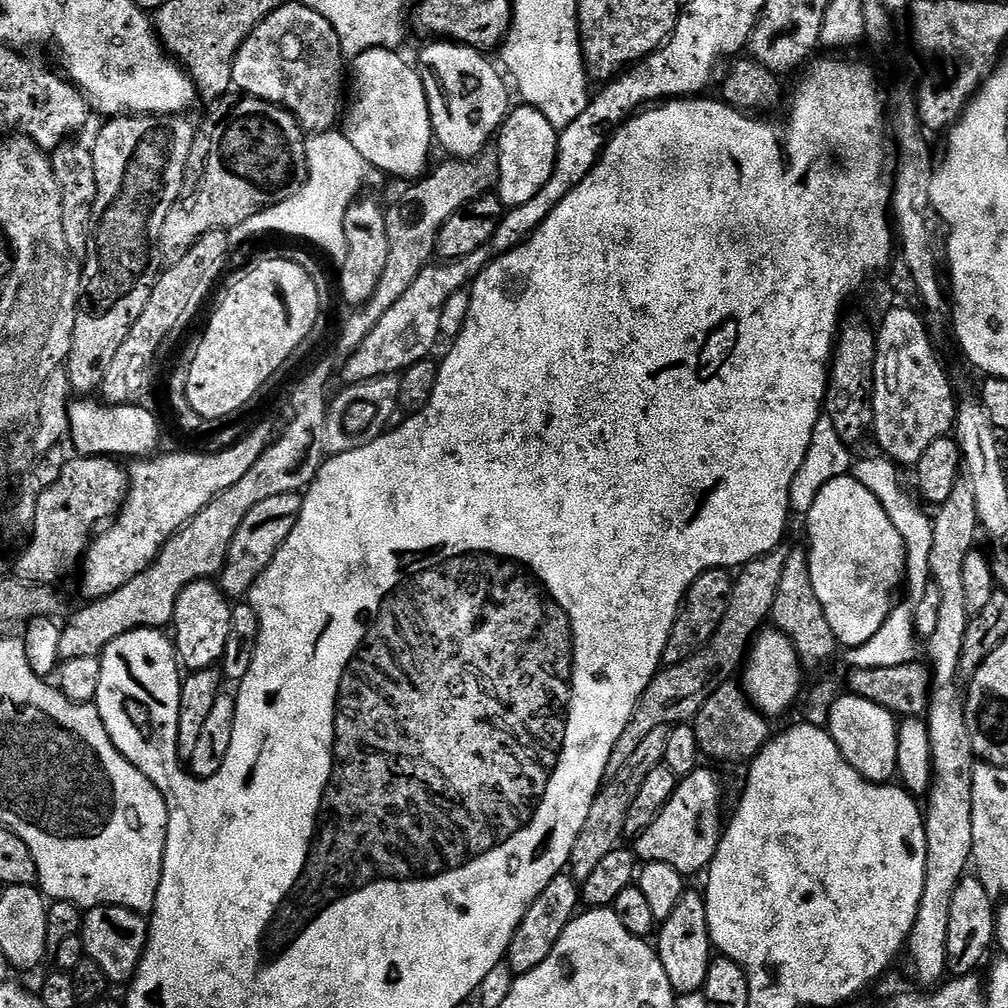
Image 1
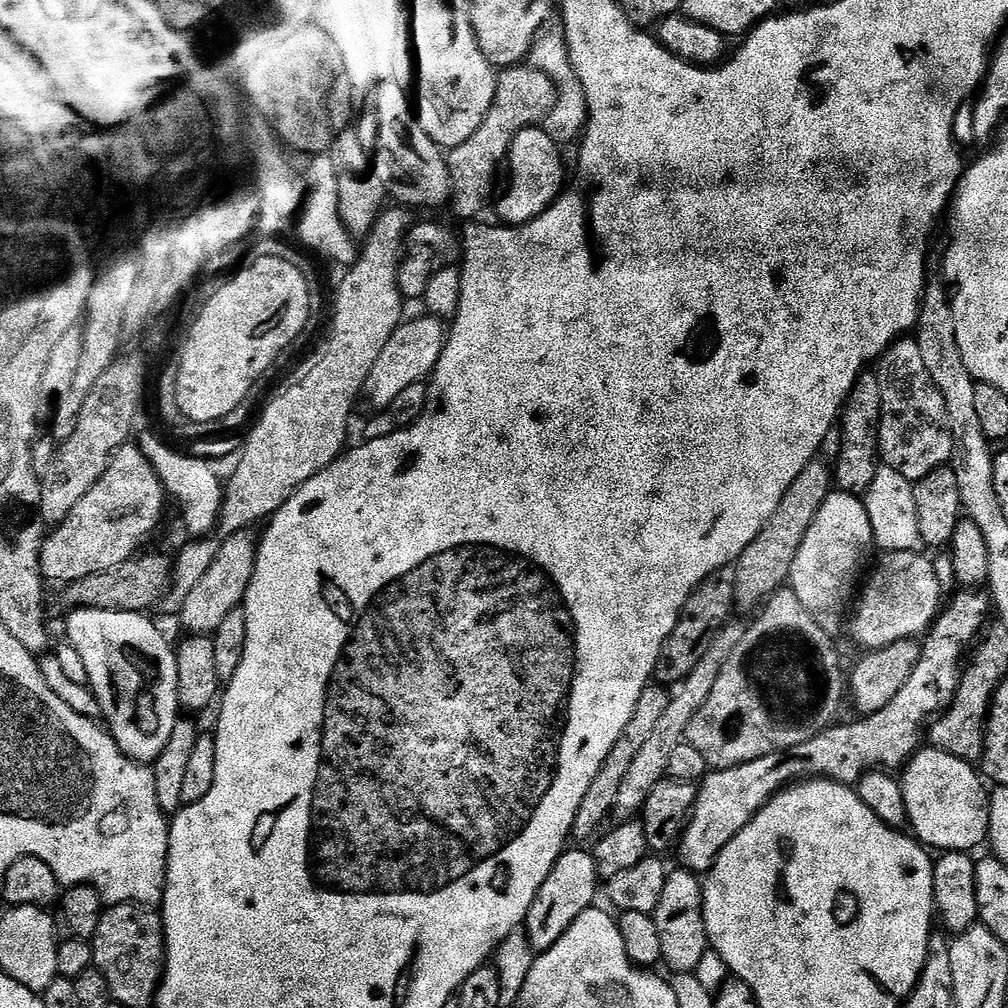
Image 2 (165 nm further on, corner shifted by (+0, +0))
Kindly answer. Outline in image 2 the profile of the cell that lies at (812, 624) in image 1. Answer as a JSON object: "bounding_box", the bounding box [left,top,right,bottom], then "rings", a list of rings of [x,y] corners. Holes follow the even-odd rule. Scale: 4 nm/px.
{"bounding_box":[687,586,846,770],"rings":[[[790,586],[769,596],[758,615],[752,625],[745,627],[742,642],[738,642],[734,654],[726,658],[726,666],[722,666],[710,698],[706,698],[702,710],[694,714],[688,727],[687,743],[702,753],[712,770],[742,766],[766,758],[766,754],[789,752],[802,746],[802,742],[810,742],[810,738],[826,731],[837,719],[836,711],[844,698],[846,700],[846,672],[840,669],[840,656],[827,630],[820,625],[823,623],[802,606]]]}

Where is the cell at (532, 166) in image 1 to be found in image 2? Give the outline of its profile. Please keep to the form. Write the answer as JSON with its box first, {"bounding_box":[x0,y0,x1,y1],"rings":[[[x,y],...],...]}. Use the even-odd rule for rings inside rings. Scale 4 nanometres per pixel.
{"bounding_box":[494,126,566,226],"rings":[[[544,126],[527,128],[516,135],[508,151],[508,159],[506,161],[508,193],[504,197],[502,197],[503,195],[499,197],[498,203],[494,208],[494,212],[500,215],[499,223],[501,225],[515,226],[517,224],[528,224],[532,220],[539,218],[552,204],[555,204],[566,188],[566,183],[564,184],[564,160],[560,157],[560,152],[562,152],[561,145],[556,144],[555,140],[550,138]]]}

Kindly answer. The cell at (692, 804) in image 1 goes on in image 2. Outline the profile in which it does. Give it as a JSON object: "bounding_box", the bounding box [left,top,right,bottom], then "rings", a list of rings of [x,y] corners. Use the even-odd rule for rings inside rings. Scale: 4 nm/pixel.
{"bounding_box":[679,590,990,874],"rings":[[[960,590],[956,594],[949,604],[947,601],[943,605],[936,623],[923,637],[920,661],[914,666],[906,686],[884,709],[858,718],[862,720],[856,720],[853,724],[829,726],[826,731],[810,738],[810,742],[802,742],[802,746],[792,748],[789,752],[766,754],[766,758],[758,758],[749,764],[709,771],[699,781],[692,817],[688,819],[684,835],[680,837],[679,863],[689,872],[707,874],[718,854],[722,854],[726,842],[730,842],[730,838],[734,838],[742,826],[750,823],[758,810],[772,801],[772,797],[793,782],[805,778],[823,778],[856,786],[873,769],[896,770],[906,765],[921,747],[926,725],[954,698],[960,685],[962,661],[990,620],[990,596],[987,591]]]}

